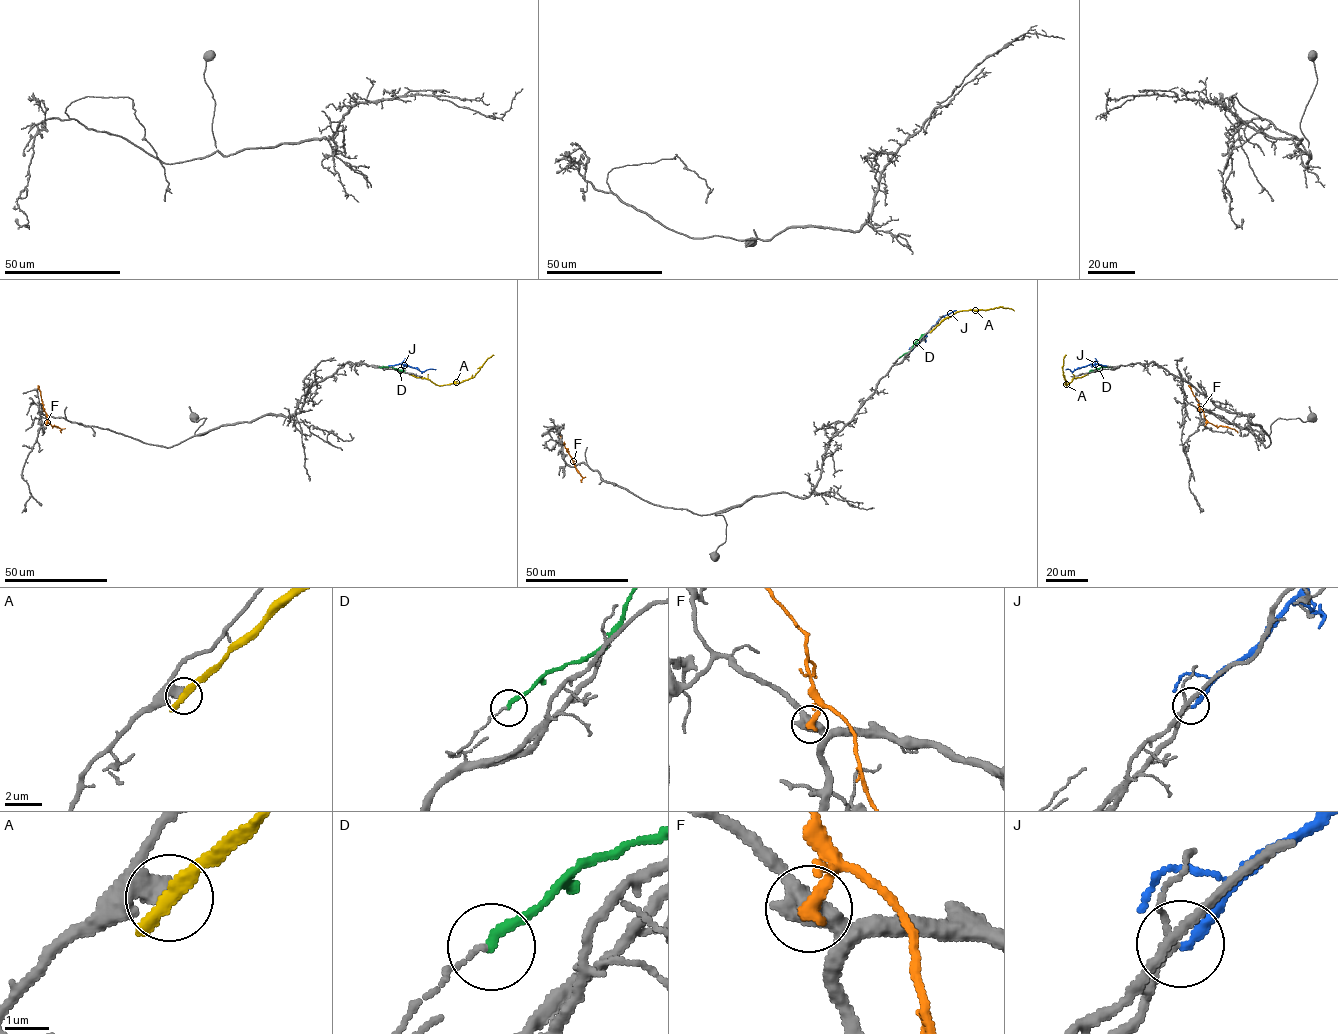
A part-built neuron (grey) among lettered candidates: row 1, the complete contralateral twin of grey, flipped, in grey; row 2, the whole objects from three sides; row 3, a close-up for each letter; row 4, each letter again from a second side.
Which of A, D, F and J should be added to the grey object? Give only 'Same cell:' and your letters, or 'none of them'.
Same cell: J

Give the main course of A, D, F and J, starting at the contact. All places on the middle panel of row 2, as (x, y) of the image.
A: (931, 331), (958, 311), (1000, 307), (1014, 310)
D: (899, 358), (925, 334)
F: (563, 443), (582, 482)
J: (911, 350), (941, 317), (956, 310)

